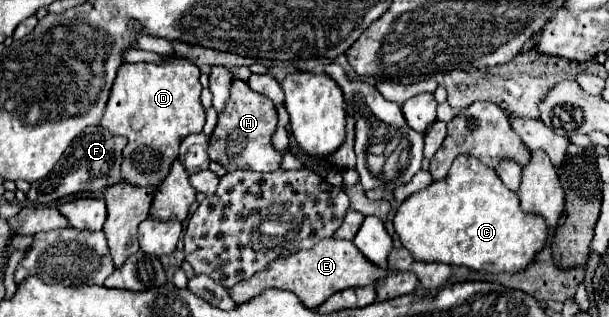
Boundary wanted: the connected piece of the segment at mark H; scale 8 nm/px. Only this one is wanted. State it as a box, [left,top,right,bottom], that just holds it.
[210,80,286,172]

